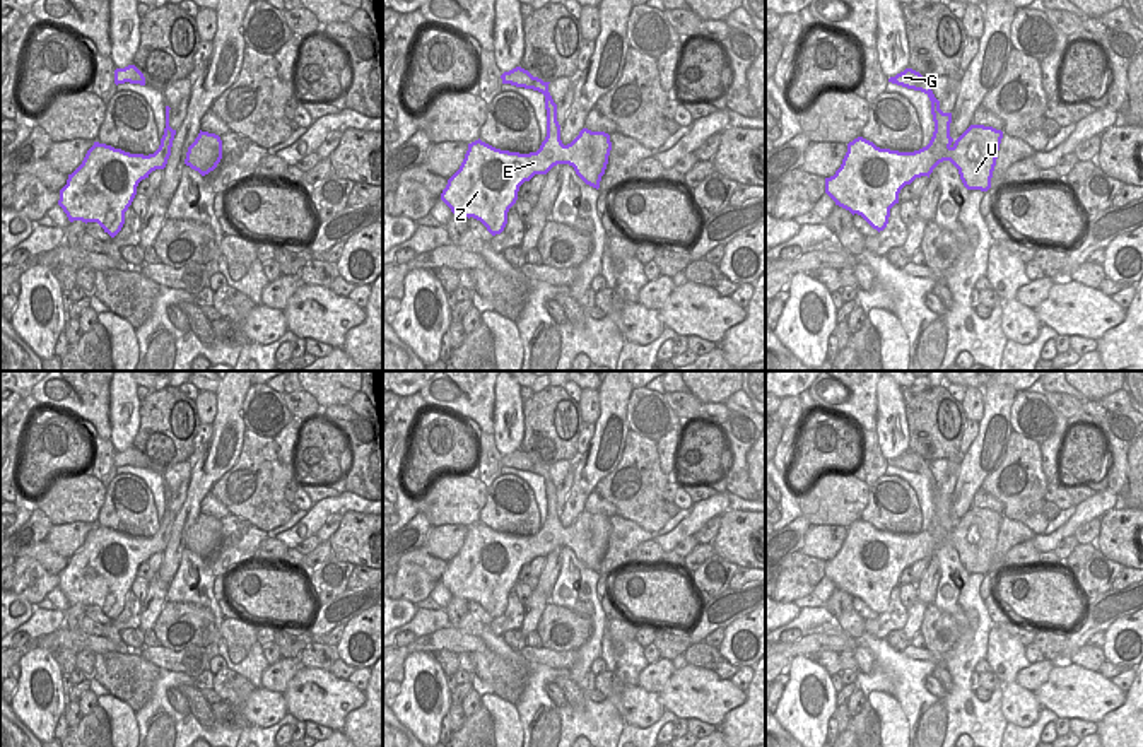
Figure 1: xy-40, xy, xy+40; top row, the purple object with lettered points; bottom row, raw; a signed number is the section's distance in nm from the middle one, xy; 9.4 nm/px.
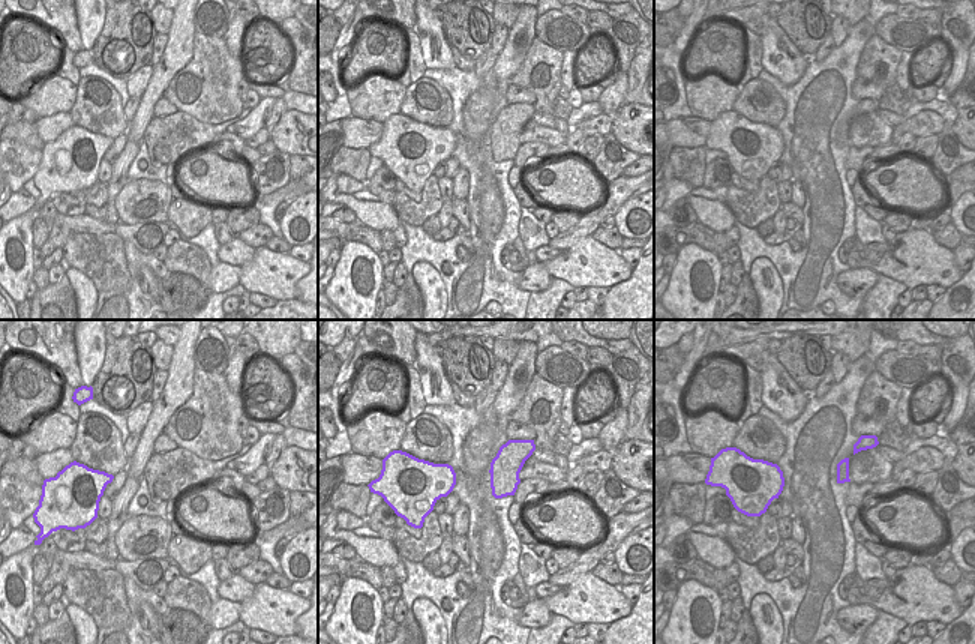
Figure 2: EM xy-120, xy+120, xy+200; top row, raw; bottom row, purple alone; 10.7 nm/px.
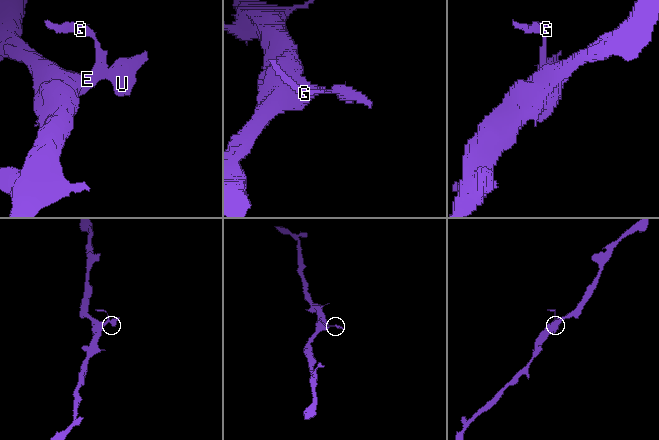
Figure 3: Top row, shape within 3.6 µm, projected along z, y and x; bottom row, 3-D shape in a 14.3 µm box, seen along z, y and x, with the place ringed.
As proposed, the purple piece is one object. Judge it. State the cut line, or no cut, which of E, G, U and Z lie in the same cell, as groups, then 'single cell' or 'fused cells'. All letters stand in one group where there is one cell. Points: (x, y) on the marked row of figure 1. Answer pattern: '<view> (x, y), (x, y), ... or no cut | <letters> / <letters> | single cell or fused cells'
no cut | E G U Z | single cell

